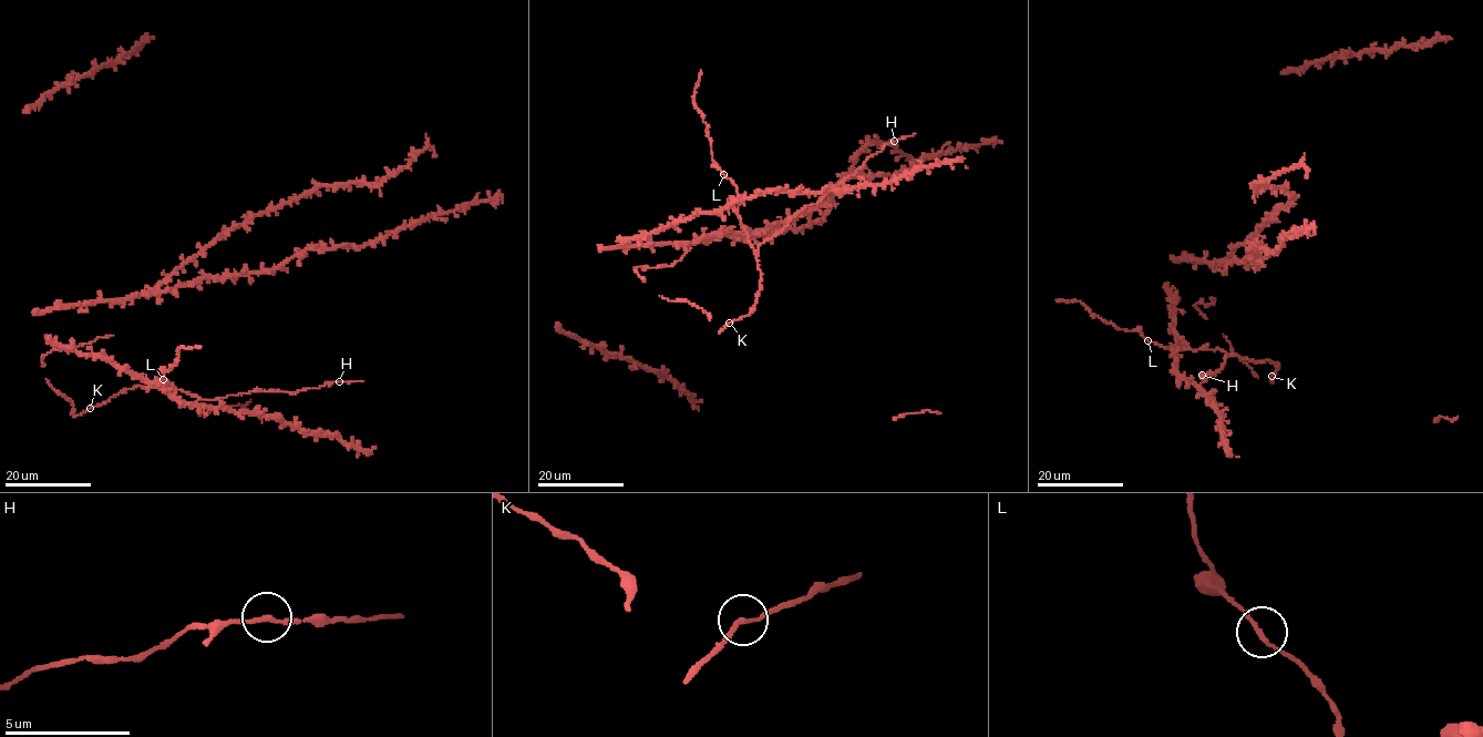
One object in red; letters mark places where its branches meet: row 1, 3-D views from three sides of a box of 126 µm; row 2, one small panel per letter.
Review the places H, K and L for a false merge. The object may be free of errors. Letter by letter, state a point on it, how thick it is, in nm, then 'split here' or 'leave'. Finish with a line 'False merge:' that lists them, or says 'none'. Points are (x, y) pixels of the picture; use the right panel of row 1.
H: at (1202, 375); 170 nm thick; leave
K: at (1272, 376); 170 nm thick; leave
L: at (1147, 340); 170 nm thick; leave
False merge: none

